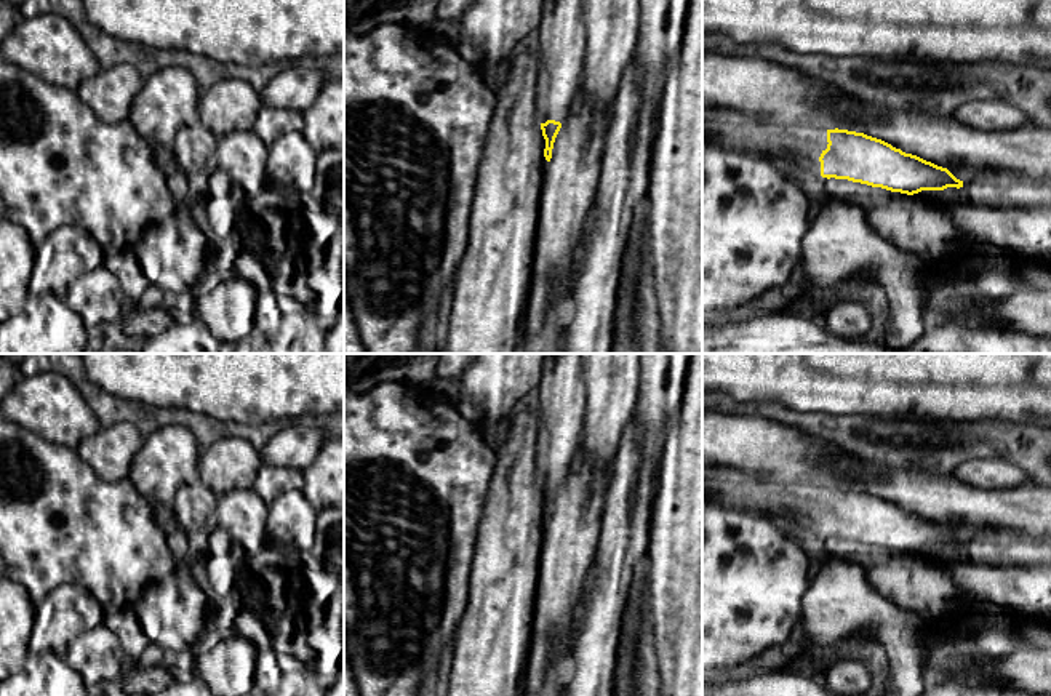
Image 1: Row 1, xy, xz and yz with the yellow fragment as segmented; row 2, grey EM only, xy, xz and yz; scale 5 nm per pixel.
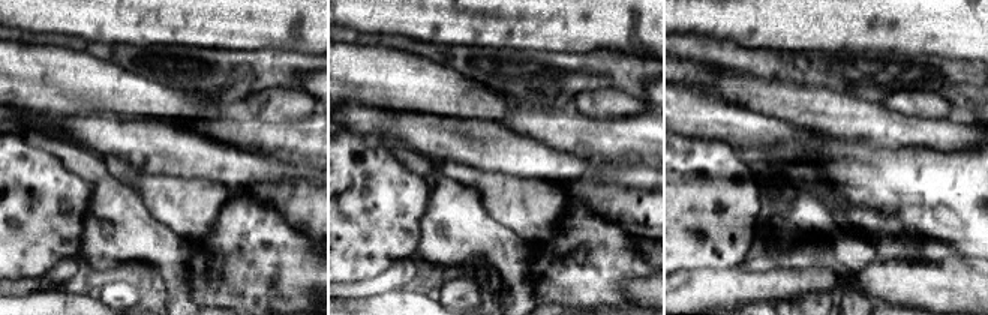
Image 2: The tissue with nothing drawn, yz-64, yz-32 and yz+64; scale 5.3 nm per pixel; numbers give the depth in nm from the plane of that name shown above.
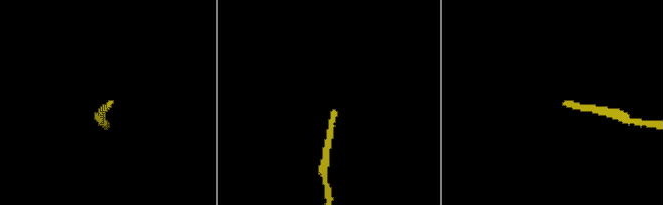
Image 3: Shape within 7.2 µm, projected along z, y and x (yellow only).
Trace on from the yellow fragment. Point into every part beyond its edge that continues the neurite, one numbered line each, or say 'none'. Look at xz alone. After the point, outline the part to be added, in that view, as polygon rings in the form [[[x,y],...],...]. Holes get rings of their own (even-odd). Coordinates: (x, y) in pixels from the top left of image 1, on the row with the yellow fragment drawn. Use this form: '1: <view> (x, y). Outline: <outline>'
1: xz (560, 40). Outline: [[[545,0],[534,42],[544,67],[537,78],[537,120],[563,123],[582,82],[587,42],[582,0]]]

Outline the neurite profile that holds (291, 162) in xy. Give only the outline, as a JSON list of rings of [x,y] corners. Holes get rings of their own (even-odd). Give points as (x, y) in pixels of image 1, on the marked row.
[[[288,131],[267,146],[269,184],[285,194],[307,194],[315,186],[318,152],[302,133]]]

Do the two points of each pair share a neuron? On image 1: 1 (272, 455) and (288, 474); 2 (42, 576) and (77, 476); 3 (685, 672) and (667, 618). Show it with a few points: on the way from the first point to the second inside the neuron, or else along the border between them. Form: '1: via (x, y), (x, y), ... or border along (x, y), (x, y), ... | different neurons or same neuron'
1: border along (264, 463), (298, 468), (301, 471) | different neurons
2: via (42, 551), (50, 533), (51, 501) | same neuron
3: via (685, 660), (685, 636), (680, 631) | same neuron

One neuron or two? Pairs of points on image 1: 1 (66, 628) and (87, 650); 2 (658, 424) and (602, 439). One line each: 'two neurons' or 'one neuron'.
1: two neurons
2: two neurons

